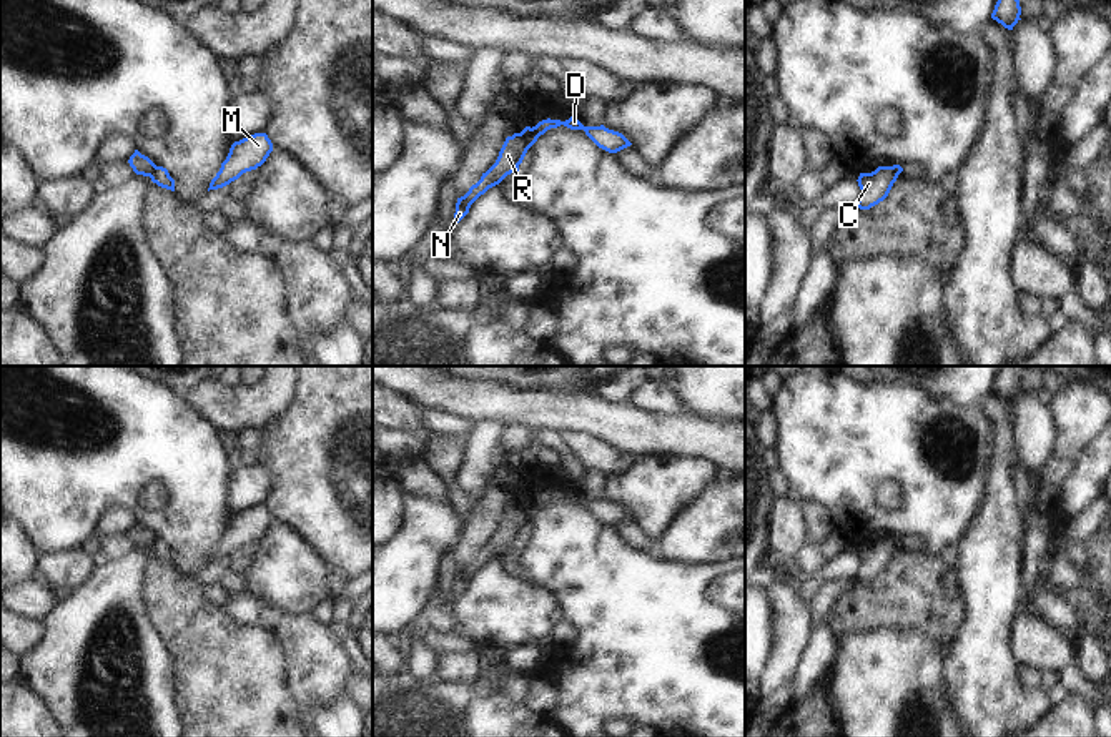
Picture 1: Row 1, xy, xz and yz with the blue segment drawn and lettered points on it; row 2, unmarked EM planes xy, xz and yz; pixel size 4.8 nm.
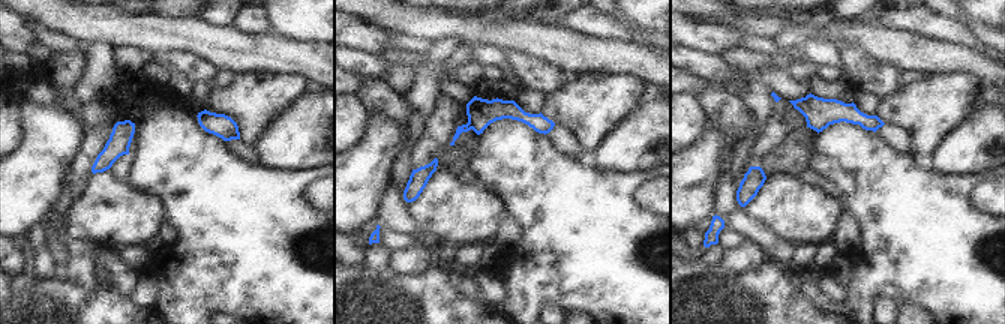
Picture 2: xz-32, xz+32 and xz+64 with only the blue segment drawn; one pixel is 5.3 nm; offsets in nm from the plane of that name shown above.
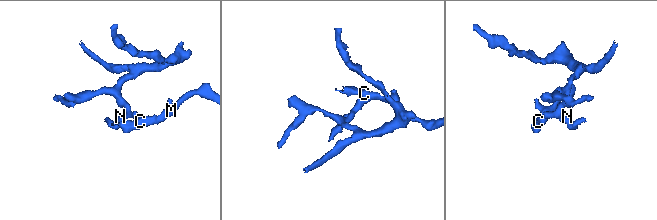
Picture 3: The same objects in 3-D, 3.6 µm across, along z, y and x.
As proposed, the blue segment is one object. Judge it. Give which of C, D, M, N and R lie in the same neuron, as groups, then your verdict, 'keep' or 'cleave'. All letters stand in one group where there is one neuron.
C D M / N R | cleave

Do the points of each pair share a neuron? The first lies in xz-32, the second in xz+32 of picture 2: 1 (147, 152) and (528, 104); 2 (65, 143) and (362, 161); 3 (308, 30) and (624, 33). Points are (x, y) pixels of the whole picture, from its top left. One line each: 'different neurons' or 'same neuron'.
1: different neurons
2: same neuron
3: different neurons

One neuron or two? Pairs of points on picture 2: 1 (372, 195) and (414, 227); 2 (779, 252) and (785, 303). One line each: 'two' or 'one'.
1: two
2: two

